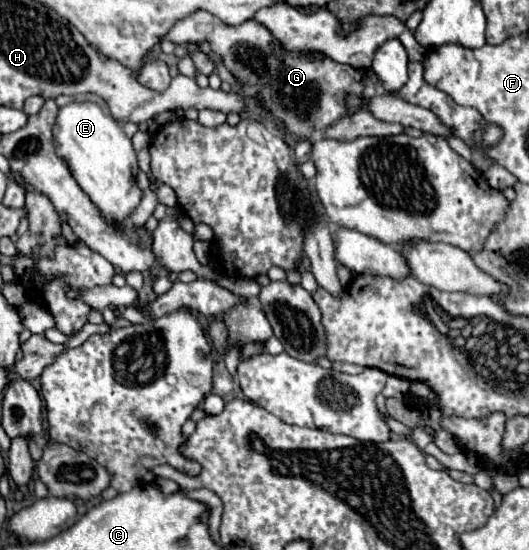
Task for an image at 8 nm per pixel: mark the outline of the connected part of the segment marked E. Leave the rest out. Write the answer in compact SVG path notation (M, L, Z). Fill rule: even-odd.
M73 101L59 109L53 125L53 143L57 155L67 163L75 181L101 209L103 217L107 221L125 221L143 195L135 183L135 175L139 173L137 157L121 123L93 101Z

